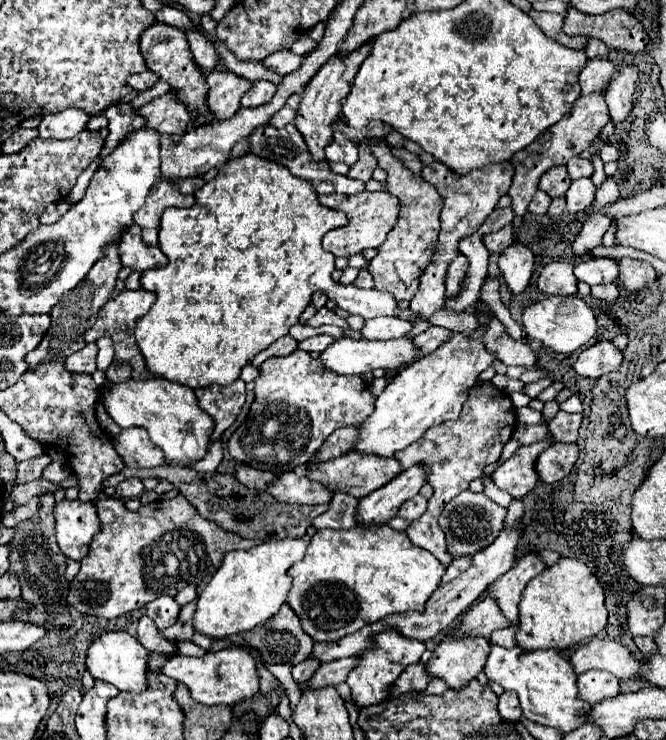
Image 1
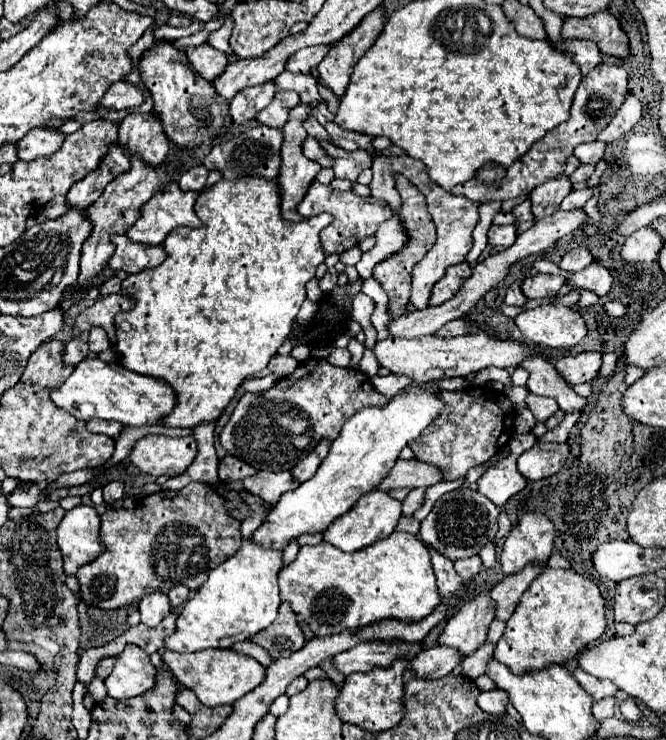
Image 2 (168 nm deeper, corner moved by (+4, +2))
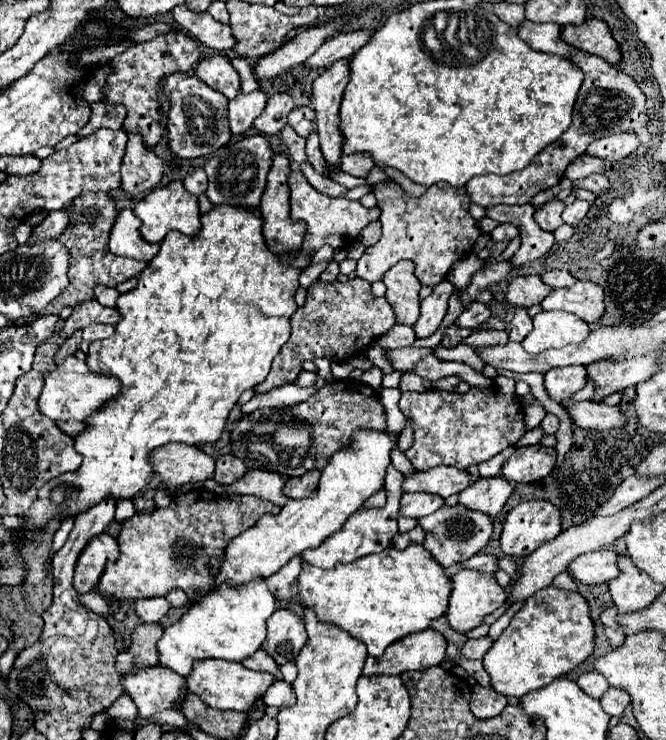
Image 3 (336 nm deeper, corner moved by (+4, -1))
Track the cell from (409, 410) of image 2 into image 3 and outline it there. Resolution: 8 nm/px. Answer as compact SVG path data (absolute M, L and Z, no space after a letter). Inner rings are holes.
M360 427L352 433L350 443L336 451L328 465L322 471L318 487L302 499L290 499L278 515L264 515L260 521L234 537L226 549L226 561L216 577L216 585L230 581L230 583L244 583L252 581L254 577L270 577L278 569L282 569L294 555L302 553L304 549L320 545L326 537L336 533L344 527L346 519L356 513L370 495L384 487L384 477L388 465L392 463L390 455L398 445L398 435L390 431L366 429Z

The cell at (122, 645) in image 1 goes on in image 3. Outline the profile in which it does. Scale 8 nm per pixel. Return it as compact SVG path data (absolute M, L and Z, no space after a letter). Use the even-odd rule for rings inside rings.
M154 665L154 667L134 667L132 673L124 673L122 675L122 689L128 697L132 697L132 701L136 703L140 717L144 721L148 721L154 713L170 709L170 705L182 695L182 691L186 689L186 679L180 677L178 673L174 673L172 669L166 669L162 665Z

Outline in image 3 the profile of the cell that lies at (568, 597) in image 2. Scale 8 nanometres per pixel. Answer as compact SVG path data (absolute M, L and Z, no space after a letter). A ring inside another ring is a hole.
M548 585L524 601L522 609L512 617L510 625L502 631L482 661L492 679L492 689L506 697L520 699L578 667L594 651L594 643L596 633L594 621L590 619L588 599L578 591L564 591Z

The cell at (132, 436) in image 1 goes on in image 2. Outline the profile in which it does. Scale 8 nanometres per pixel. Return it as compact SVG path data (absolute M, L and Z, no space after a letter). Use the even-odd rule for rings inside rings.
M146 436L130 452L130 462L142 472L152 476L180 476L194 462L198 454L196 440L186 438L168 438L168 436Z

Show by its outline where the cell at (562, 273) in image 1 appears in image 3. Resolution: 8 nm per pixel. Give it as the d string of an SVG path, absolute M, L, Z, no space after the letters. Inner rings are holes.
M538 275L528 277L516 277L506 291L506 301L520 307L532 307L536 303L542 303L546 295L550 295L554 289L546 285Z

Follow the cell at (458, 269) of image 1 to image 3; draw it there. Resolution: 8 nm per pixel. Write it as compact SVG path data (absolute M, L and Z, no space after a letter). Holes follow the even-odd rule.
M444 279L422 301L422 305L420 305L420 319L414 325L416 337L428 337L428 335L432 335L440 327L440 323L442 323L442 319L446 315L446 309L448 309L448 299L450 299L450 295L454 291L456 291L454 283Z

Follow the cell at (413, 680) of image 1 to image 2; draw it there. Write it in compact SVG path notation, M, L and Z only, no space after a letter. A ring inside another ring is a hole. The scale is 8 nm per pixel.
M432 646L420 652L412 660L412 668L420 678L444 678L454 670L454 666L462 664L460 650L450 646Z

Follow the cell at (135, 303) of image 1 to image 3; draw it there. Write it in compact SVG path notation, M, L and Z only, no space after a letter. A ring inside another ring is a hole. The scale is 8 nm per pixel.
M90 299L90 301L80 303L78 307L74 307L72 315L62 323L60 335L66 339L66 337L70 337L76 329L84 329L84 327L88 327L90 323L112 323L112 325L116 325L118 321L120 321L118 309L104 307L104 305L100 305L98 301Z

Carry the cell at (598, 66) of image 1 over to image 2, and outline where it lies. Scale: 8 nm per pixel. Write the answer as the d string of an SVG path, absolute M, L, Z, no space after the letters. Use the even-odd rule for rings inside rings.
M562 40L560 44L552 44L560 52L574 54L572 60L580 66L582 76L586 76L590 70L594 70L602 62L602 54L598 46L590 40Z

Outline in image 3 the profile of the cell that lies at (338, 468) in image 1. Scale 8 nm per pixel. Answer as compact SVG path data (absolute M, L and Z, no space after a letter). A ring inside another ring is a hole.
M438 465L438 467L426 469L426 471L414 471L412 475L406 475L402 481L402 491L404 493L424 491L424 493L434 493L434 495L440 495L442 499L446 499L454 493L464 491L474 481L476 479L468 471Z

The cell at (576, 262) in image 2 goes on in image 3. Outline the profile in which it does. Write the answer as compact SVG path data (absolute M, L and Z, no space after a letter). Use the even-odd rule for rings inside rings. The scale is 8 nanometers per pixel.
M554 269L554 271L548 271L548 273L542 273L540 275L544 283L548 283L550 287L572 287L576 283L576 277L572 277L570 271L560 271L560 269Z

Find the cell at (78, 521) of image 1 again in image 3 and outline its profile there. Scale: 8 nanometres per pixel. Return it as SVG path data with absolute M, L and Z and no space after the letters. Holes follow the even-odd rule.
M100 533L92 537L76 561L74 589L78 593L90 593L98 583L104 565L108 561L114 561L116 557L118 557L118 545L114 537L110 537L108 533Z

